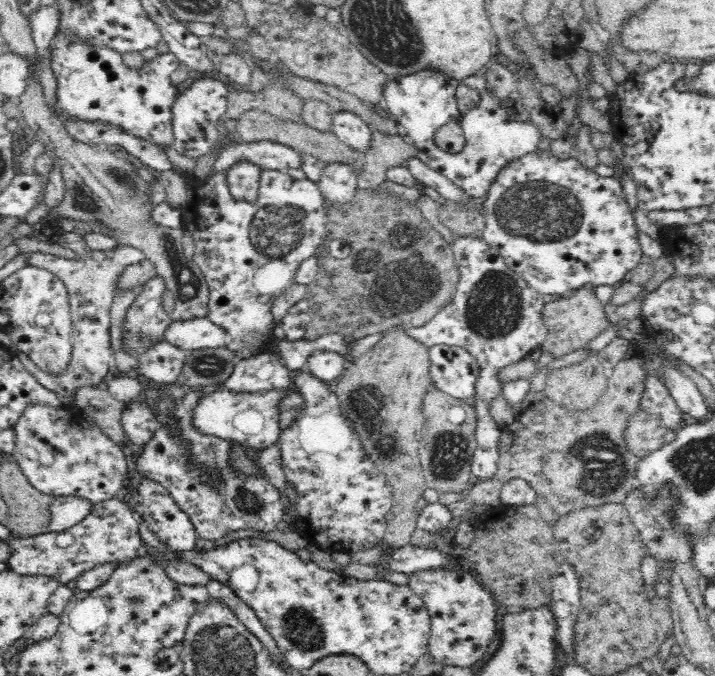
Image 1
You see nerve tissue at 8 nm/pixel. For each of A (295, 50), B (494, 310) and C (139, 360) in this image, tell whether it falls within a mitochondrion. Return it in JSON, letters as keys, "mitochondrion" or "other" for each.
{"A":"other","B":"mitochondrion","C":"other"}

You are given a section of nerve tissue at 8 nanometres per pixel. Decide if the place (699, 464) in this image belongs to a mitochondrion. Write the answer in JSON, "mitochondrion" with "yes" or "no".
{"mitochondrion":"yes"}

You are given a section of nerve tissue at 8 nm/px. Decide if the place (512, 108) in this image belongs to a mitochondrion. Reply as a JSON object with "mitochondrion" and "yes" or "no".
{"mitochondrion":"no"}

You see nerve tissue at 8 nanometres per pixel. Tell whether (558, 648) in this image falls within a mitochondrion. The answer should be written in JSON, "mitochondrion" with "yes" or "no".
{"mitochondrion":"no"}

